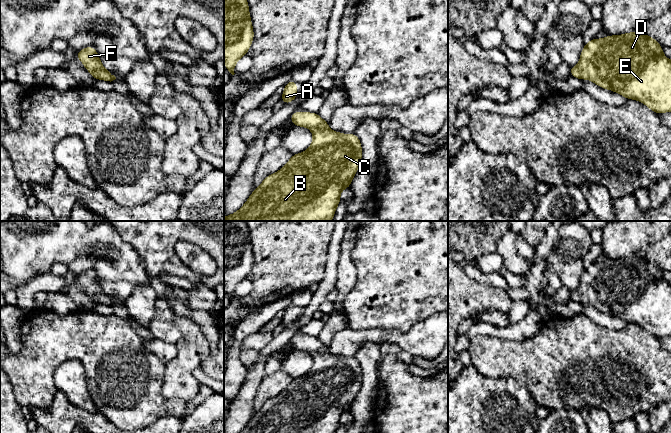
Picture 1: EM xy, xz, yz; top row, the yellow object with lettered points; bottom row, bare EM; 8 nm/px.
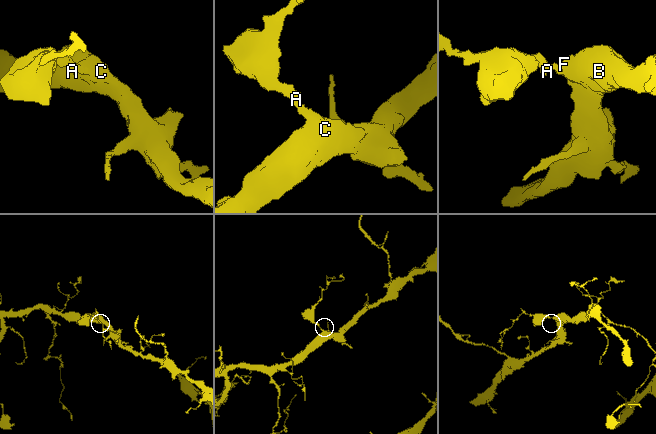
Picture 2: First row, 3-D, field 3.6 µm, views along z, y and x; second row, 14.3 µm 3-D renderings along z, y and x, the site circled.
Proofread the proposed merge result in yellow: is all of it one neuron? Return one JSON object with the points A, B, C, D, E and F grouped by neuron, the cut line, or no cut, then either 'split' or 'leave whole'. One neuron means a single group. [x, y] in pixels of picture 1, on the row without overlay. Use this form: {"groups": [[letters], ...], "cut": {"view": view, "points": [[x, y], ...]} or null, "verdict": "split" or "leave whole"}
{"groups": [["A", "B", "C", "D", "E", "F"]], "cut": null, "verdict": "leave whole"}

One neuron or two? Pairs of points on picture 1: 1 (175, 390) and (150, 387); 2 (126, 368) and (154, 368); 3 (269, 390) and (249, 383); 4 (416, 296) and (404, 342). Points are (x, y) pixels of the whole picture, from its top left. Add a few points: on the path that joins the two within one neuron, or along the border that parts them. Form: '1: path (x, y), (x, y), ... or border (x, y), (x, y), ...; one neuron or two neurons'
1: border (164, 365), (161, 394), (166, 398), (181, 399); two neurons
2: path (133, 368), (147, 368); one neuron
3: border (265, 375), (257, 389), (252, 409); two neurons
4: border (427, 317), (414, 323), (405, 331), (383, 330); two neurons

